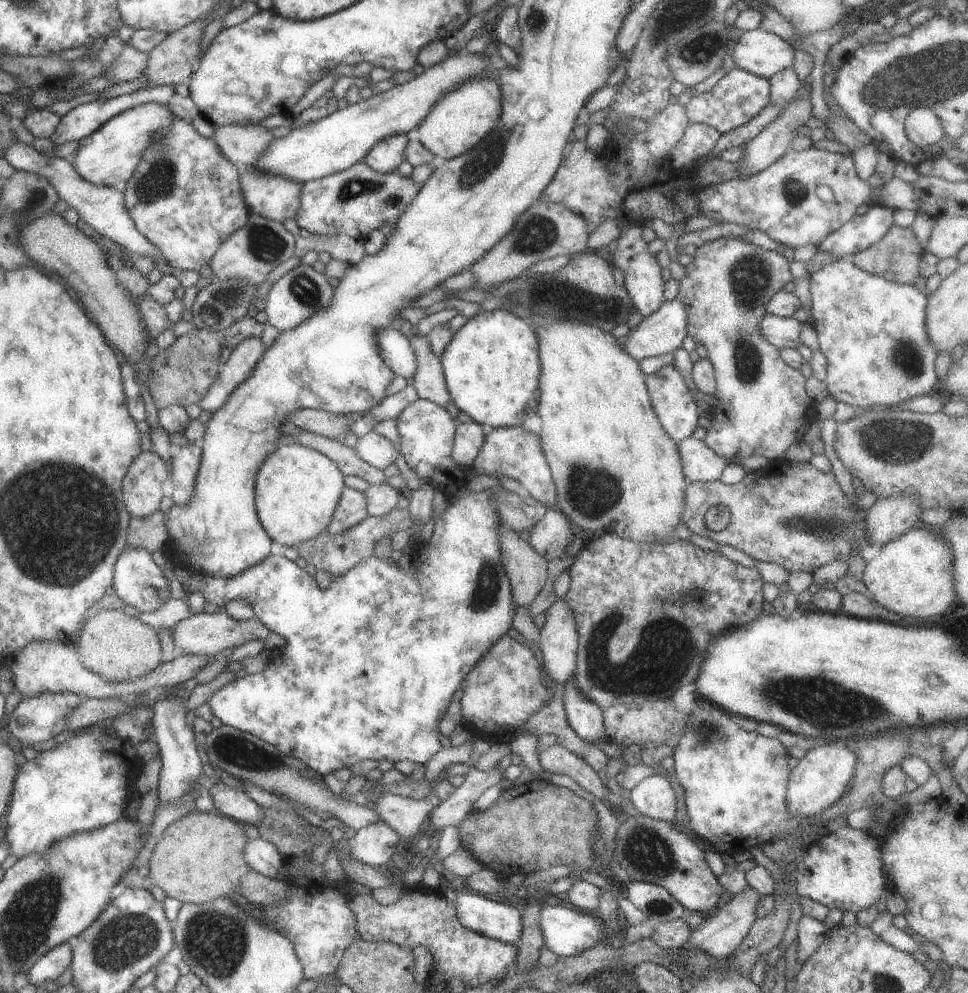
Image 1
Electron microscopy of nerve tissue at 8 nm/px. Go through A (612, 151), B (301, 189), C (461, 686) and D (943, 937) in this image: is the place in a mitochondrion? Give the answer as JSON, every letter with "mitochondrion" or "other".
{"A":"other","B":"other","C":"other","D":"other"}

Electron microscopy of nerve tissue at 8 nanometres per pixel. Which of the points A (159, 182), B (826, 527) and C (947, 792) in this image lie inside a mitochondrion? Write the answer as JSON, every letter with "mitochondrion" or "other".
{"A":"mitochondrion","B":"mitochondrion","C":"other"}

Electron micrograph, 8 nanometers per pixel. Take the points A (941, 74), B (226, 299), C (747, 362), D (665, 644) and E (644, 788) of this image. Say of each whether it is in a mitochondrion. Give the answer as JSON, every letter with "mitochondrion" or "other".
{"A":"mitochondrion","B":"mitochondrion","C":"mitochondrion","D":"mitochondrion","E":"other"}

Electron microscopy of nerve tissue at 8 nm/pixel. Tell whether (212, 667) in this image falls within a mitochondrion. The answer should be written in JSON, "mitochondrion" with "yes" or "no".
{"mitochondrion":"no"}

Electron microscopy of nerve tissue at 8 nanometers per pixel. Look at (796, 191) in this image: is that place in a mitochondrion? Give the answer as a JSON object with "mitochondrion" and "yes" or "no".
{"mitochondrion":"yes"}

